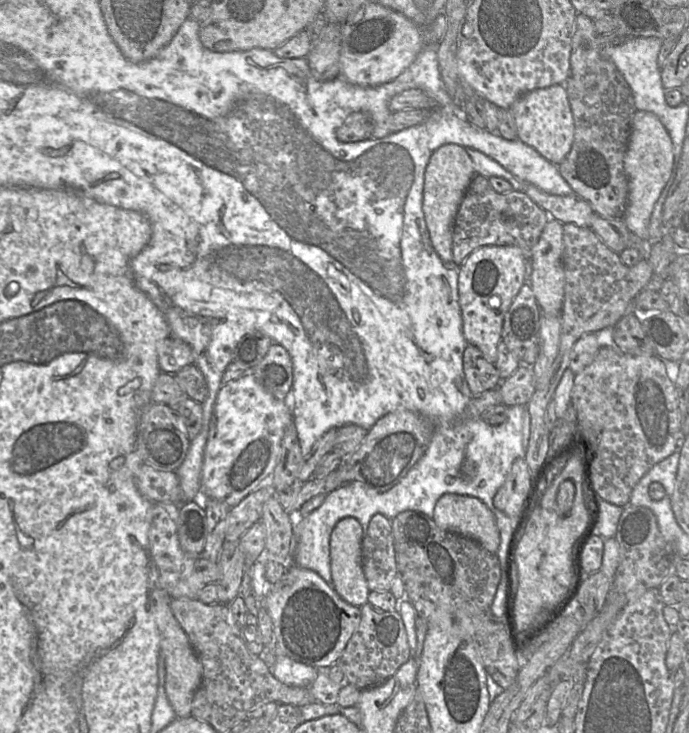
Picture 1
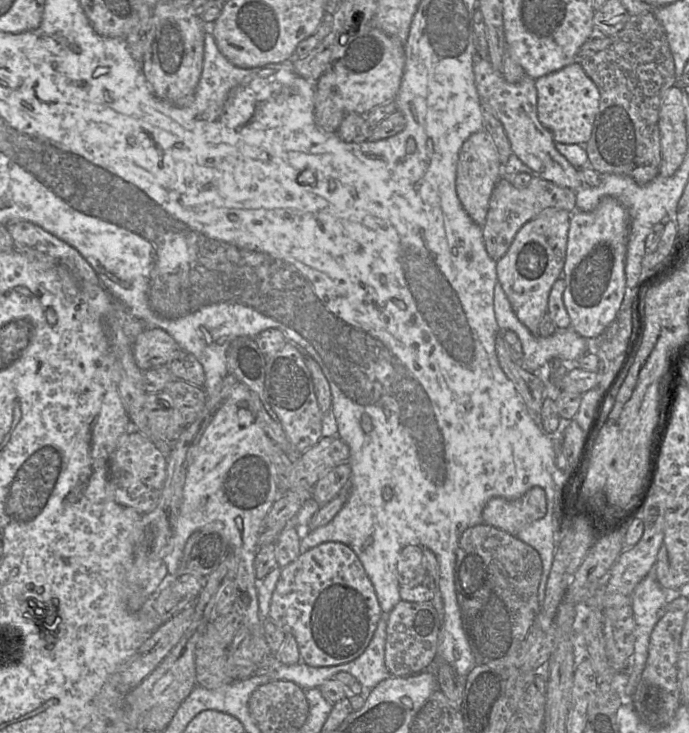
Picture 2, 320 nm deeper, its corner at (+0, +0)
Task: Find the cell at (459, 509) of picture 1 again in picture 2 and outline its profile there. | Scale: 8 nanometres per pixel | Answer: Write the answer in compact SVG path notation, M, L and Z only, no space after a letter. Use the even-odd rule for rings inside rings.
M533 487L519 498L491 498L483 508L482 523L516 536L529 524L542 518L546 511L547 502L544 490L540 487Z

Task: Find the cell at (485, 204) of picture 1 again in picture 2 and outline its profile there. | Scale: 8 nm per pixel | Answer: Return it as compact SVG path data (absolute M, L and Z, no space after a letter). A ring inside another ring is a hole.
M537 175L532 176L524 188L517 188L507 178L501 177L491 194L482 226L483 241L488 255L495 261L499 260L509 249L520 228L548 208L562 209L570 213L576 211L576 192Z

